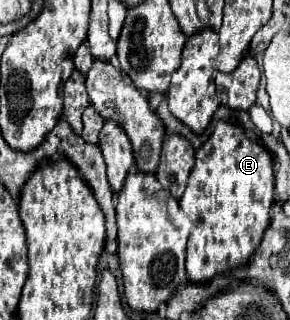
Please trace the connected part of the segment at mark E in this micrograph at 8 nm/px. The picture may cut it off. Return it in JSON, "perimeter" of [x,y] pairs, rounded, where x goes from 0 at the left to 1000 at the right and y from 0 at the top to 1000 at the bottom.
{"perimeter":[[[752,378],[717,441],[676,472],[676,516],[655,541],[641,597],[621,622],[634,666],[662,672],[676,703],[648,747],[641,778],[641,853],[662,884],[710,884],[745,853],[828,834],[890,778],[903,734],[931,697],[931,647],[945,634],[945,541],[938,491],[890,434],[855,434],[848,409],[821,391]]]}

